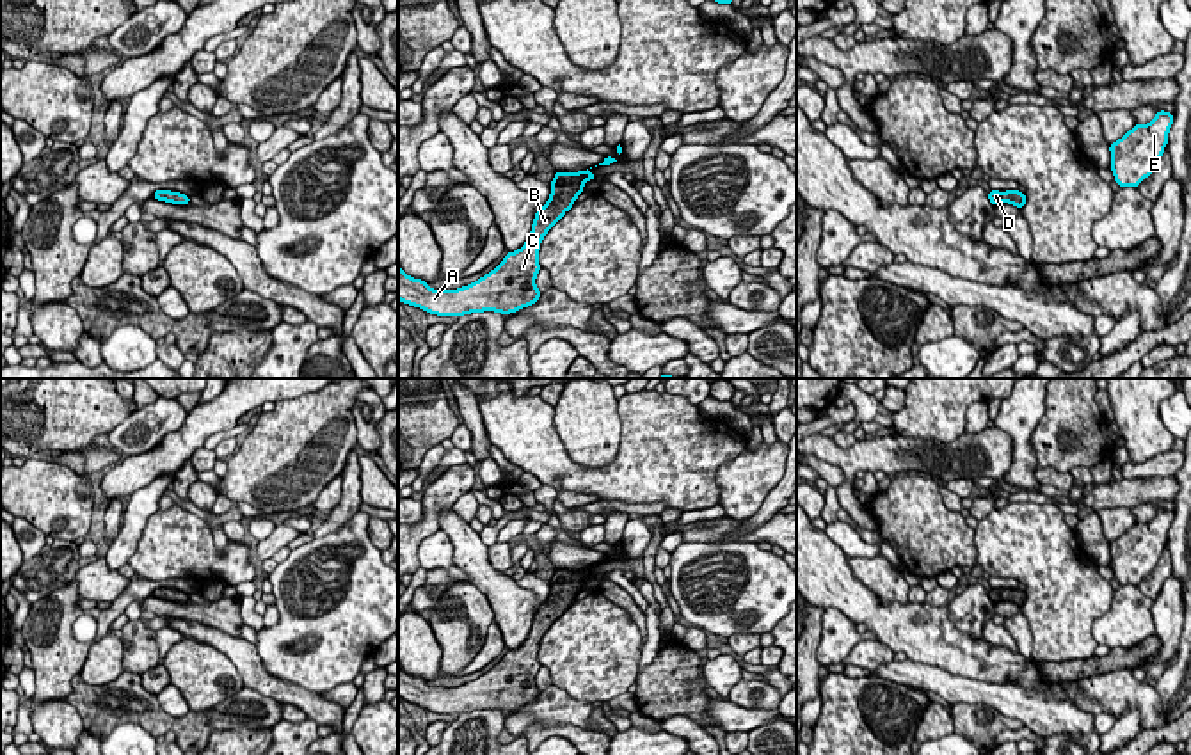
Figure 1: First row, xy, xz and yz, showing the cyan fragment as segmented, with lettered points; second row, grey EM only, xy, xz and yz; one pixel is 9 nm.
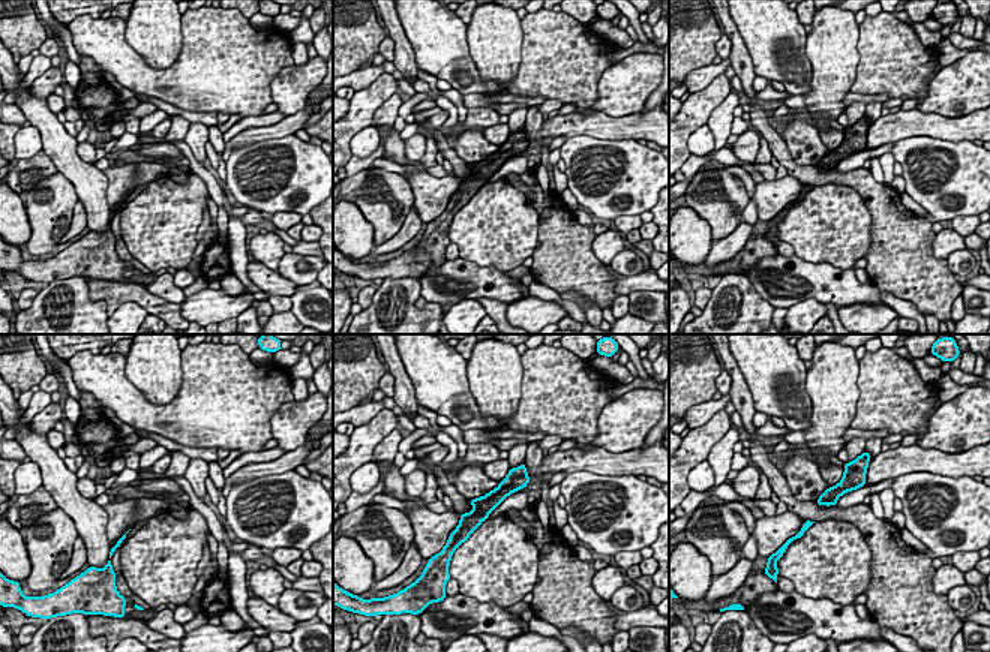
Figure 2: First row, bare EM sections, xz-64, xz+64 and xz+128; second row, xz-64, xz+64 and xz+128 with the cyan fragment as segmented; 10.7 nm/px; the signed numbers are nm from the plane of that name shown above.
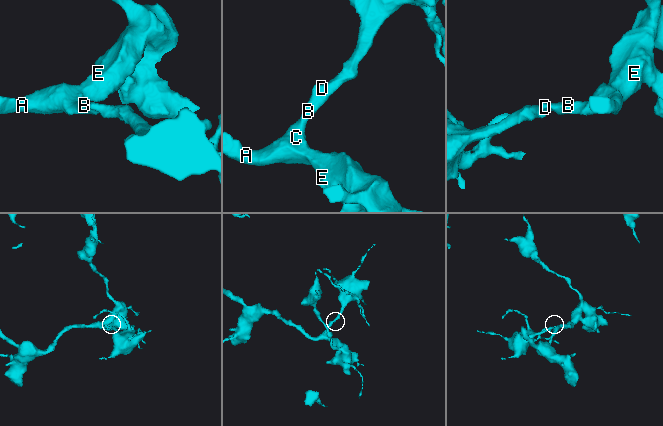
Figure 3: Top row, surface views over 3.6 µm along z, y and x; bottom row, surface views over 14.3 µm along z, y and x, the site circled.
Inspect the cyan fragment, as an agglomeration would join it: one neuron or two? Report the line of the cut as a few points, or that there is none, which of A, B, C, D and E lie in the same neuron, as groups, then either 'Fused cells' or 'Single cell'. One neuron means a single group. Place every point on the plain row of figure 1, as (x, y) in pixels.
No split. Groups: A B C D E. Single cell

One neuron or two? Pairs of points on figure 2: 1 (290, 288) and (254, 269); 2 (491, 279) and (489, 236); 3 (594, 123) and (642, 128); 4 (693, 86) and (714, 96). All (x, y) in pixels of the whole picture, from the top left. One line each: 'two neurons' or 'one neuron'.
1: one neuron
2: two neurons
3: one neuron
4: two neurons

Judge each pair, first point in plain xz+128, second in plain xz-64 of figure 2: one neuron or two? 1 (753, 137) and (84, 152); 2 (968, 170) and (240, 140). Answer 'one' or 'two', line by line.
1: one
2: two

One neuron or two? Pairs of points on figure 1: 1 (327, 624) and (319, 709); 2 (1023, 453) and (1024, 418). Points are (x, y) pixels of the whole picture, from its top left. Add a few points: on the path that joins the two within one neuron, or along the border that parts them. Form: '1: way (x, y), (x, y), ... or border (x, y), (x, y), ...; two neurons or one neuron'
1: border (279, 679), (319, 693); two neurons
2: way (1023, 445), (1023, 427); one neuron

